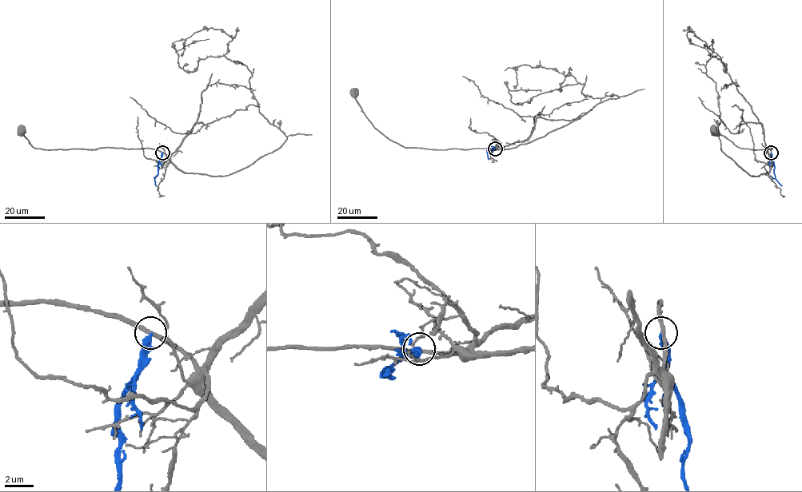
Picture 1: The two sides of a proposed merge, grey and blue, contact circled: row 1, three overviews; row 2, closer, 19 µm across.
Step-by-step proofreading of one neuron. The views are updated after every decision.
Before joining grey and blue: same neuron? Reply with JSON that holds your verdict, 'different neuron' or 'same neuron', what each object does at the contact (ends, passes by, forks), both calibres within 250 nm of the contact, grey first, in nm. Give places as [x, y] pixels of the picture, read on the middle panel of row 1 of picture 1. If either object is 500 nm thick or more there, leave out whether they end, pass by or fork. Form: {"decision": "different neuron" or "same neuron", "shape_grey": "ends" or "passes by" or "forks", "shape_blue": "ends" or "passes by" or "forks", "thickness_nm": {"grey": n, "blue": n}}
{"decision": "different neuron", "shape_grey": "passes by", "shape_blue": "ends", "thickness_nm": {"grey": 260, "blue": 360}}

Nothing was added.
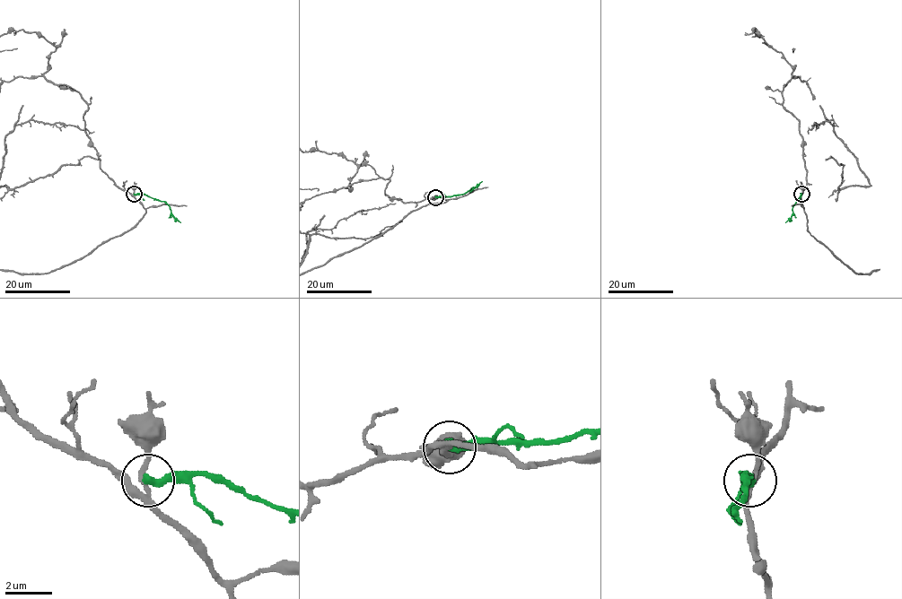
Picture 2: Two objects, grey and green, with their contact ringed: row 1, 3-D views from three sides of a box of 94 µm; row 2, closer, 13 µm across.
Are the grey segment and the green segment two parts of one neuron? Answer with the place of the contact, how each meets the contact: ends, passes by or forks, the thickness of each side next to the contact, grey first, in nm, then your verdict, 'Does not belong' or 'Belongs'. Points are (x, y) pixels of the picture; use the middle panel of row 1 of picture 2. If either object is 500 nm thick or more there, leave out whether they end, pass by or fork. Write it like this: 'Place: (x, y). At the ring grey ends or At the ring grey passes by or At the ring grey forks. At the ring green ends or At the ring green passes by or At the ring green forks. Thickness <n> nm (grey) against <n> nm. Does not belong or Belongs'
Place: (435, 197). At the ring grey forks. At the ring green ends. Thickness 200 nm (grey) against 400 nm. Does not belong

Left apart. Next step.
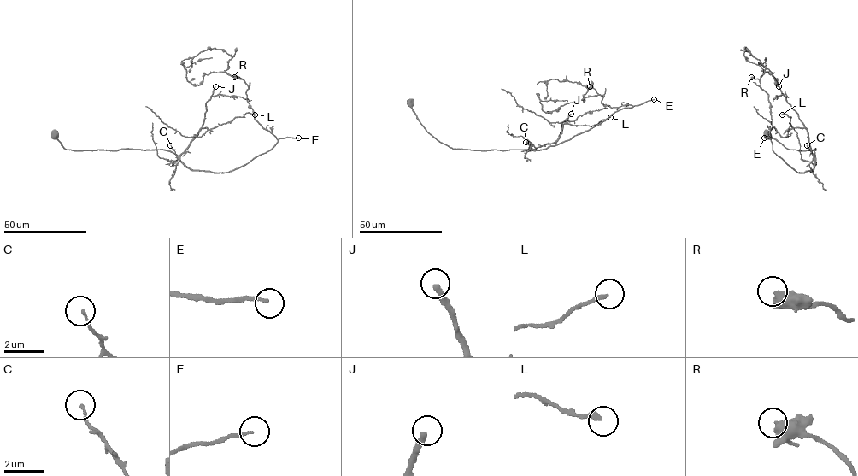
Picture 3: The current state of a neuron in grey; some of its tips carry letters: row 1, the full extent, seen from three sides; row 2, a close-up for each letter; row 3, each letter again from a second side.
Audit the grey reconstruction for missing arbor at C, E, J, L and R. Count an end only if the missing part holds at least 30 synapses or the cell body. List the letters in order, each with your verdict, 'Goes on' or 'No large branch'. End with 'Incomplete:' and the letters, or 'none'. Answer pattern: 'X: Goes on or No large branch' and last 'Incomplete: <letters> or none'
C: No large branch
E: Goes on
J: Goes on
L: No large branch
R: No large branch
Incomplete: E, J

